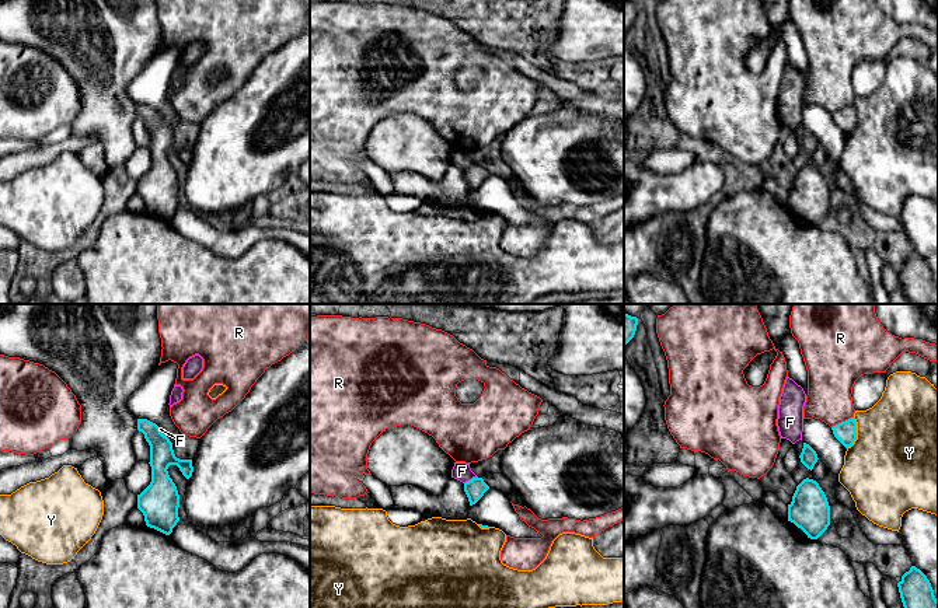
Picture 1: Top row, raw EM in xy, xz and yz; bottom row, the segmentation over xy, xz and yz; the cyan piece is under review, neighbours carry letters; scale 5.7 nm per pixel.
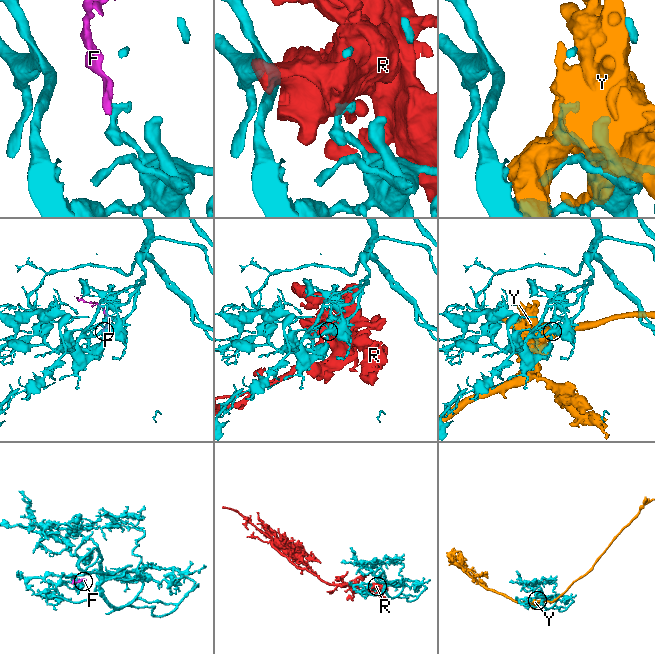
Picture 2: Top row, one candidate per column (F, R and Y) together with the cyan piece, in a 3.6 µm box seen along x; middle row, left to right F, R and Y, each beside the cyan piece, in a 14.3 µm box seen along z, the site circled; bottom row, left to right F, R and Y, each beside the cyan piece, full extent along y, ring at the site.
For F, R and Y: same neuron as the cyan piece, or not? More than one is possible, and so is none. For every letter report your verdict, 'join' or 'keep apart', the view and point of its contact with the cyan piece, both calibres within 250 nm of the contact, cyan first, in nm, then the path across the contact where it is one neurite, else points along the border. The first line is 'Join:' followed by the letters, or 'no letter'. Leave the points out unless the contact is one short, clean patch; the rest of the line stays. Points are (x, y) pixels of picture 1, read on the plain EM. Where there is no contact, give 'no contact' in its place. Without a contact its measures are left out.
Join: no letter
F: keep apart; contact xz (471, 166); calibres 120 and 110 nm; border xz (477, 163), (464, 170)
R: keep apart; contact yz (841, 108); calibres 130 and 260 nm
Y: keep apart; contact yz (855, 119); calibres 130 and 480 nm

